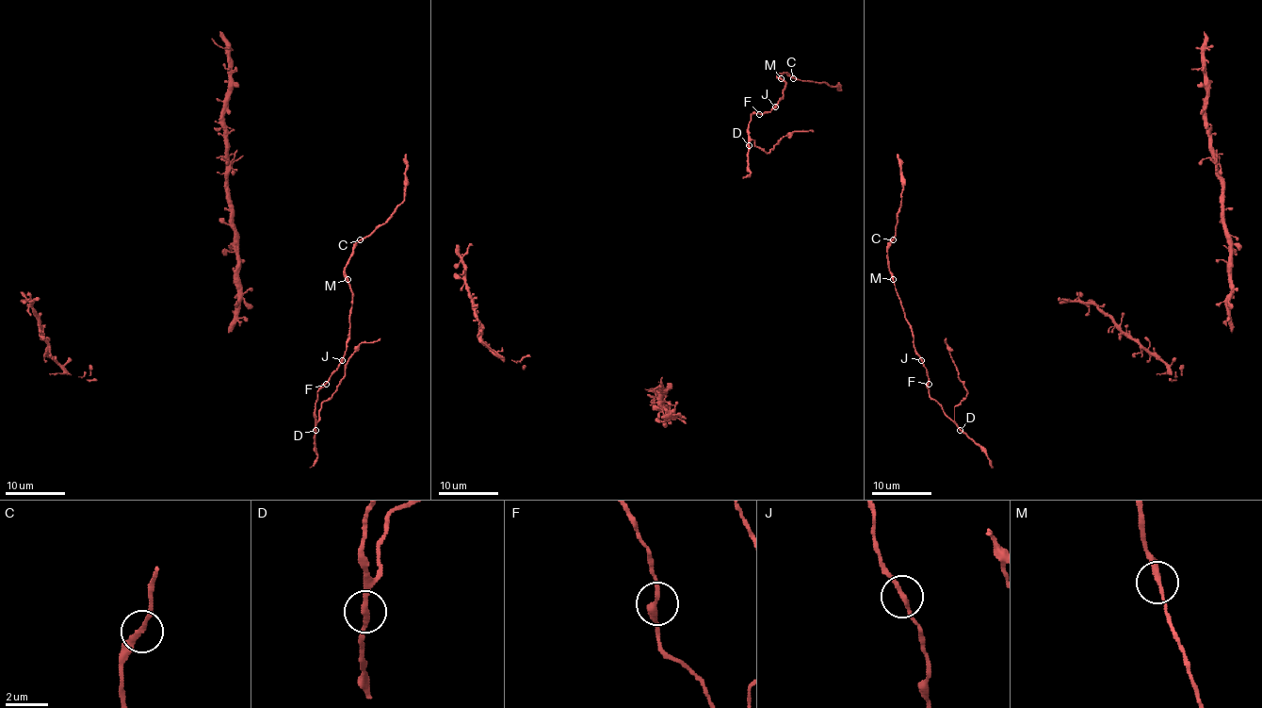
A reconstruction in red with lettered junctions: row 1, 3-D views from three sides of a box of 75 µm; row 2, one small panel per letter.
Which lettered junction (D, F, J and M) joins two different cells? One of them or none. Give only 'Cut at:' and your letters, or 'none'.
Cut at: none

